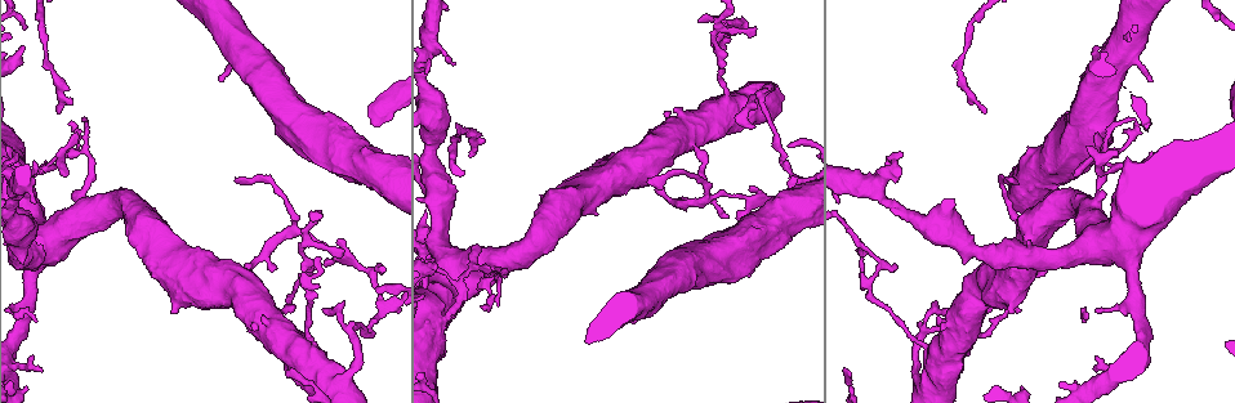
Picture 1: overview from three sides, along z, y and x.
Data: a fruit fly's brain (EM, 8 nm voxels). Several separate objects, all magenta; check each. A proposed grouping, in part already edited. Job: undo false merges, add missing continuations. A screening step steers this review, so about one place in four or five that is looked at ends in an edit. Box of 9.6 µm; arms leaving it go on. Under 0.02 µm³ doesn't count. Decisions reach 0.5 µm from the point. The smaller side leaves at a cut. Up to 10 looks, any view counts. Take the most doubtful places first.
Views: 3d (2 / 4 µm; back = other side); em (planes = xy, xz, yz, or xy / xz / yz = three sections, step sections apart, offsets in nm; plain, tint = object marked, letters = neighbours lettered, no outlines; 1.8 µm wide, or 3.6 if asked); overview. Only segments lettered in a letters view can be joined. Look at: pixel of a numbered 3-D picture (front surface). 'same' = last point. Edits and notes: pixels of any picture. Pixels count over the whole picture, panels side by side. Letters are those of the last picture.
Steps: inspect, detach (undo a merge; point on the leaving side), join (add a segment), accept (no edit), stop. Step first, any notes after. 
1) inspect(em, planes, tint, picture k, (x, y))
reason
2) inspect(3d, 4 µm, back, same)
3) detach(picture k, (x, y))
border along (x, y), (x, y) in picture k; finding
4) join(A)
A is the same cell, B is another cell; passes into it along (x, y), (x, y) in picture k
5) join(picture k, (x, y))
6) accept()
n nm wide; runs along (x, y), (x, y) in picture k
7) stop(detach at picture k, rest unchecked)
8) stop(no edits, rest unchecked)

inspect(3d, 2 µm, picture 1, (468, 156))
free end

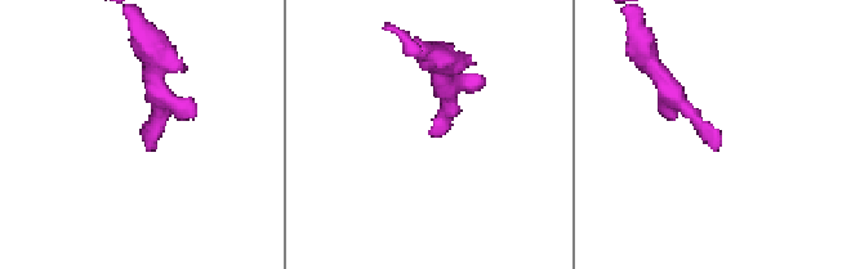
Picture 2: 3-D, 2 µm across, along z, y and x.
inspect(em, planes, letters, picture 2, (149, 151))
now the EM

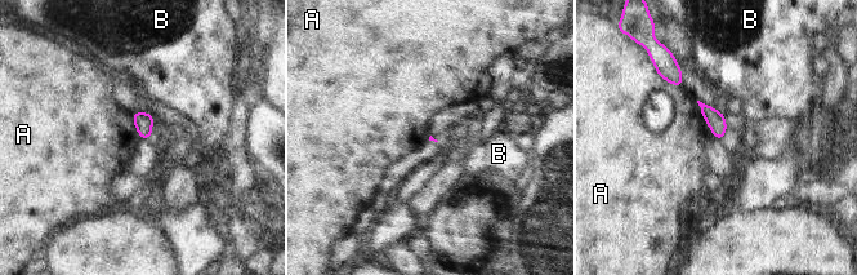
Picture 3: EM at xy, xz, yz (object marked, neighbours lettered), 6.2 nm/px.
accept()
A and B are other cells; border along (657, 74), (679, 87) in picture 3; no lettered segment goes on from it

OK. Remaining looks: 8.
inspect(em, planes, tint, picture 1, (751, 128))
free end

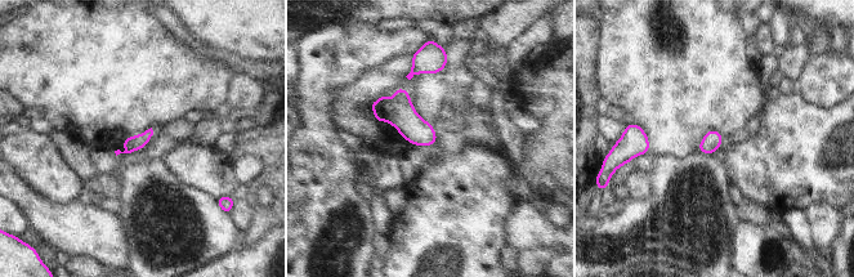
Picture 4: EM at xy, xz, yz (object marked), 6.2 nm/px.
inspect(em, planes, letters, same)
see the neighbours

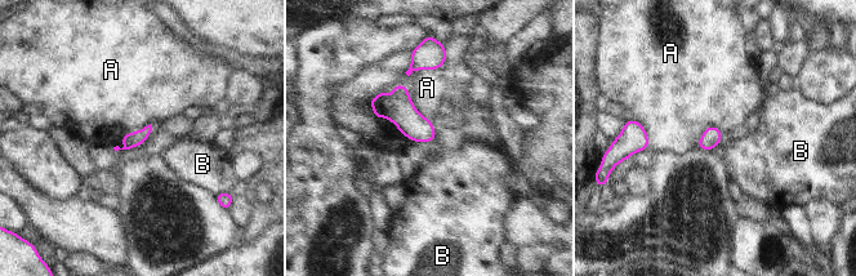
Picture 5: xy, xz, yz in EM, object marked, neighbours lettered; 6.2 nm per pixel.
accept()
A touches over 360 nm; A and B are other cells; border along (383, 89), (405, 85), (431, 120) in picture 5; no lettered segment goes on from it

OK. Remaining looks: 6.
inspect(3d, 4 µm, picture 1, (220, 80))

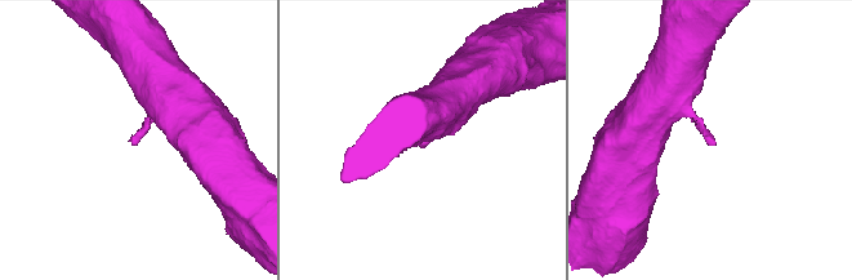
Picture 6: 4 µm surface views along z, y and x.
inspect(em, planes, plain, picture 6, (716, 143))

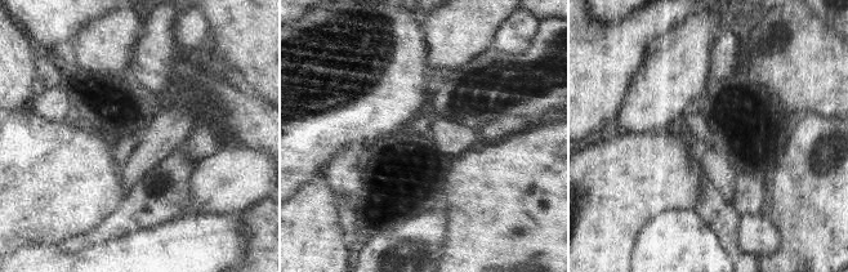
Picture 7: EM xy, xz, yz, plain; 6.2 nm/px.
inspect(em, planes, letters, same)

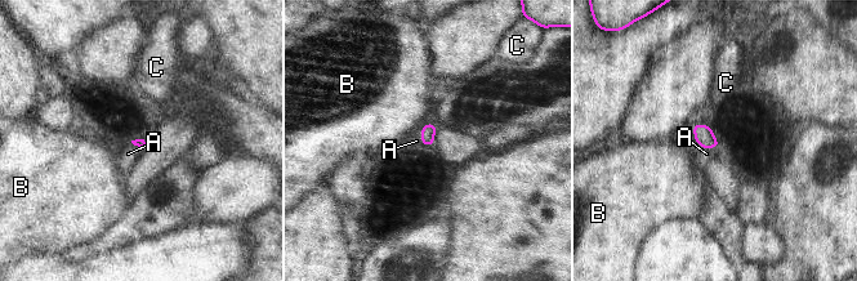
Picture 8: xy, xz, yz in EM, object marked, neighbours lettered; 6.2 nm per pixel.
join(A)
A is the same cell, B and C are other cells; it goes on there

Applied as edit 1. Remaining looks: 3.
stop(join at picture 8, rest unchecked)

